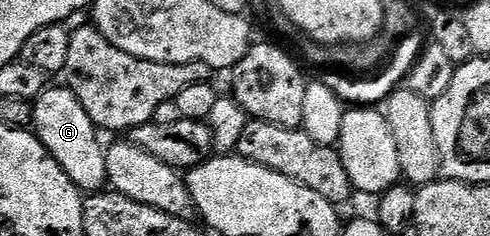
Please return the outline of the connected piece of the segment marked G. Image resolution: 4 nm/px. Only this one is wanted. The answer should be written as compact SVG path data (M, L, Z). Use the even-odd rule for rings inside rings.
M51 85L39 98L34 99L34 121L32 129L48 148L48 152L64 168L64 172L74 181L79 190L83 192L98 192L107 185L106 152L107 147L102 146L100 131L94 125L92 116L84 112L84 104L76 100L76 96L65 85Z

